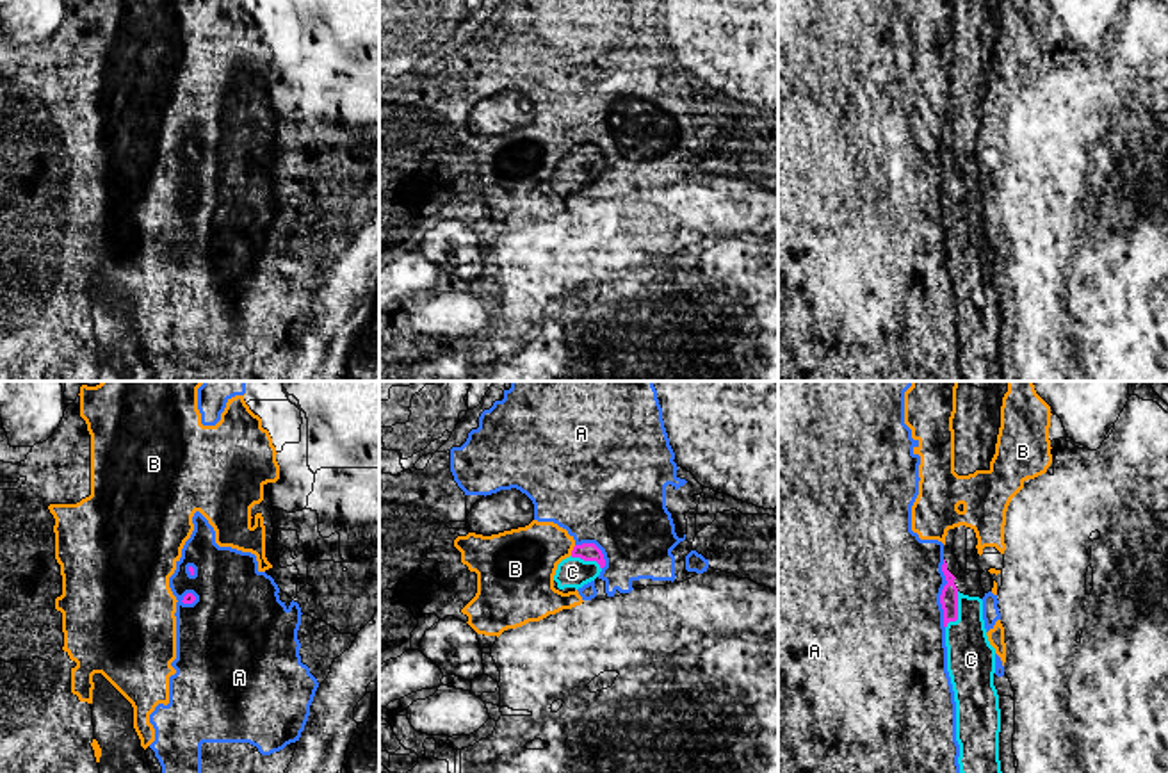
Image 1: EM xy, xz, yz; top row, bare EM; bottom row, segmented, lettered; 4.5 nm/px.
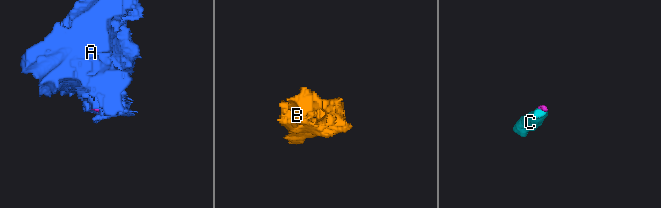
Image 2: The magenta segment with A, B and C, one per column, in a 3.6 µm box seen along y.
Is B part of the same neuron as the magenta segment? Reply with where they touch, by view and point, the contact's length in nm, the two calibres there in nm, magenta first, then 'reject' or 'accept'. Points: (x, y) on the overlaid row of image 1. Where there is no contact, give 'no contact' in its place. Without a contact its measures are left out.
contact xz (572, 551); length 50 nm; calibres 80 and 320 nm; reject

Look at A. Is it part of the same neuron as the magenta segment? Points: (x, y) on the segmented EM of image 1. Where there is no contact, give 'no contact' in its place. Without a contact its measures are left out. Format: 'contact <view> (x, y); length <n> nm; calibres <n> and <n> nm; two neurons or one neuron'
contact yz (942, 593); length 320 nm; calibres 80 and 480 nm; two neurons

